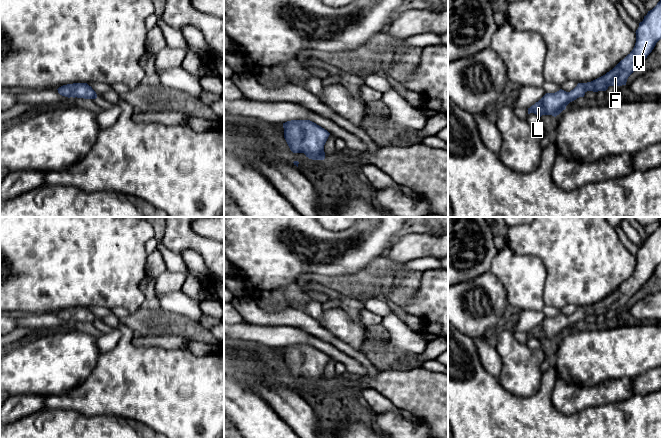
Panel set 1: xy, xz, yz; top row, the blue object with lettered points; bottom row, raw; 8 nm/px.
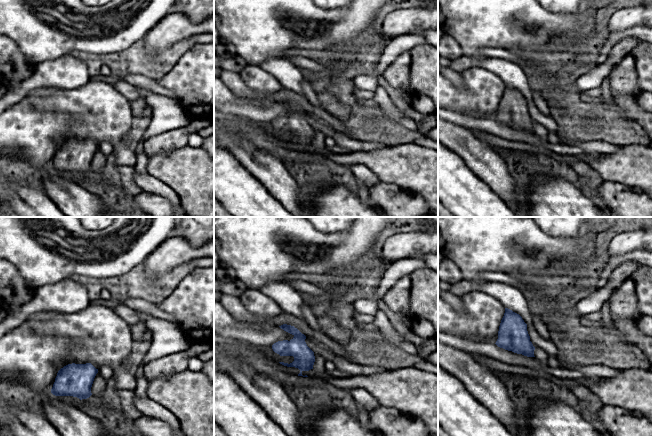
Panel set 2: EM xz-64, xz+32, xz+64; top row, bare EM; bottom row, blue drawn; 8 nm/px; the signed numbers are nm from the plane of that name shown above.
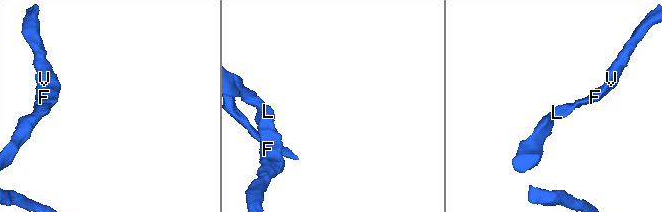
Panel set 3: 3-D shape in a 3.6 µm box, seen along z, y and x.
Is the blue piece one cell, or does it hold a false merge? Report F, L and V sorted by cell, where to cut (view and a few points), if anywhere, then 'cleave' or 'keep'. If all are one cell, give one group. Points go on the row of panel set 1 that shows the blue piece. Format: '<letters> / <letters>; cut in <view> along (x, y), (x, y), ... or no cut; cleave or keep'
F L V; no cut; keep

